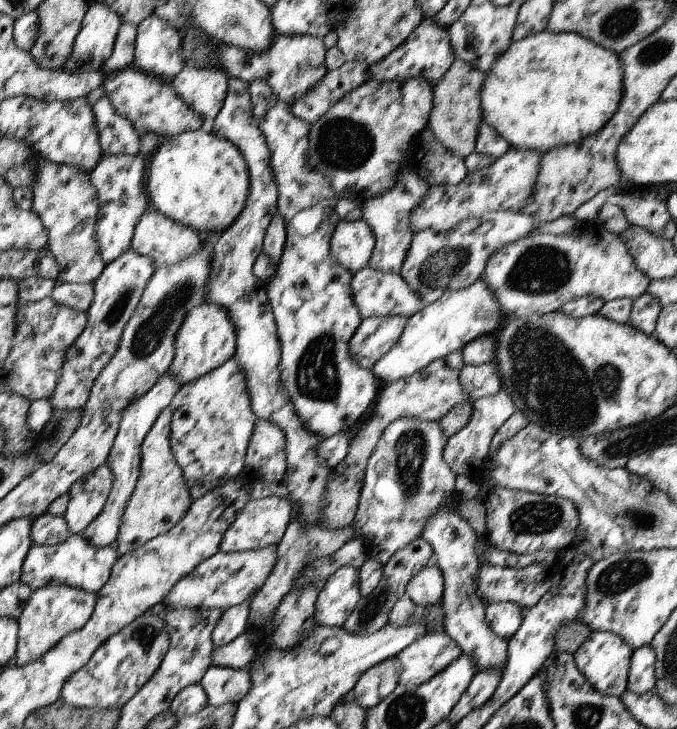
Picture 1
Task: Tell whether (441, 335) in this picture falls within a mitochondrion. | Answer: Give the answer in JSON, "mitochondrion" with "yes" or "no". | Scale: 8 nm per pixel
{"mitochondrion":"no"}

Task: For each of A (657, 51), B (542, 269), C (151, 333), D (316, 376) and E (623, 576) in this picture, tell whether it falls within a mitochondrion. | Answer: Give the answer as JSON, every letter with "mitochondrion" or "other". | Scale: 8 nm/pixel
{"A":"mitochondrion","B":"mitochondrion","C":"mitochondrion","D":"mitochondrion","E":"mitochondrion"}

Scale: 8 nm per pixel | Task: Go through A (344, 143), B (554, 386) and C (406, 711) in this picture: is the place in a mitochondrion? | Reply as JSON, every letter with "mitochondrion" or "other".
{"A":"mitochondrion","B":"mitochondrion","C":"mitochondrion"}

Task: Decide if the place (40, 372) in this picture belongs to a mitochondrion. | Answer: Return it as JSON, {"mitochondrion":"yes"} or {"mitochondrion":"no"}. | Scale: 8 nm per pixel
{"mitochondrion":"no"}

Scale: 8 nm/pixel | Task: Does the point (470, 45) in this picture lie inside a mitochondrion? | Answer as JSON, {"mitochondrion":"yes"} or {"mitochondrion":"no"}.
{"mitochondrion":"no"}

